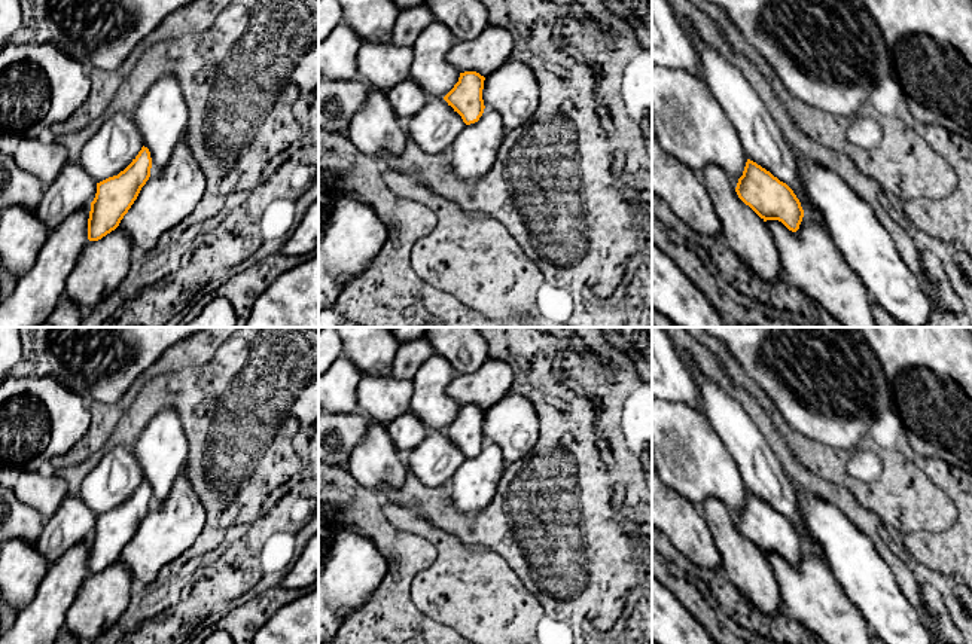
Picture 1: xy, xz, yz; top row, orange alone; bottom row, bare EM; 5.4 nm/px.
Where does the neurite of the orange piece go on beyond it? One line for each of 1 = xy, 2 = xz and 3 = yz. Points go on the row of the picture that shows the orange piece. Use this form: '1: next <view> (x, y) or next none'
1: next xy (36, 295)
2: next xz (430, 70)
3: next yz (688, 122)

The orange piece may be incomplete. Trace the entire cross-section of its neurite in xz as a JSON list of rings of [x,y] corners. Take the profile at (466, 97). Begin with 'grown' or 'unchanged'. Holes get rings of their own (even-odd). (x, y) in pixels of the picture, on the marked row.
grown; [[[433,21],[412,45],[411,79],[430,98],[442,97],[466,125],[475,123],[484,113],[482,89],[485,77],[476,71],[461,73],[448,62],[447,54],[457,43],[448,25]]]

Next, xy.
grown; [[[141,147],[132,162],[118,176],[97,183],[94,201],[67,217],[55,228],[40,248],[33,268],[16,283],[13,293],[0,303],[0,327],[37,327],[55,309],[64,296],[67,278],[76,266],[77,257],[89,241],[98,241],[115,231],[137,199],[150,177],[152,158],[147,147]]]

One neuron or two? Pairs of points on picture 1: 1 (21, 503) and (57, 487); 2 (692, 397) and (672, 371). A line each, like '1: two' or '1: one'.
1: one
2: one

